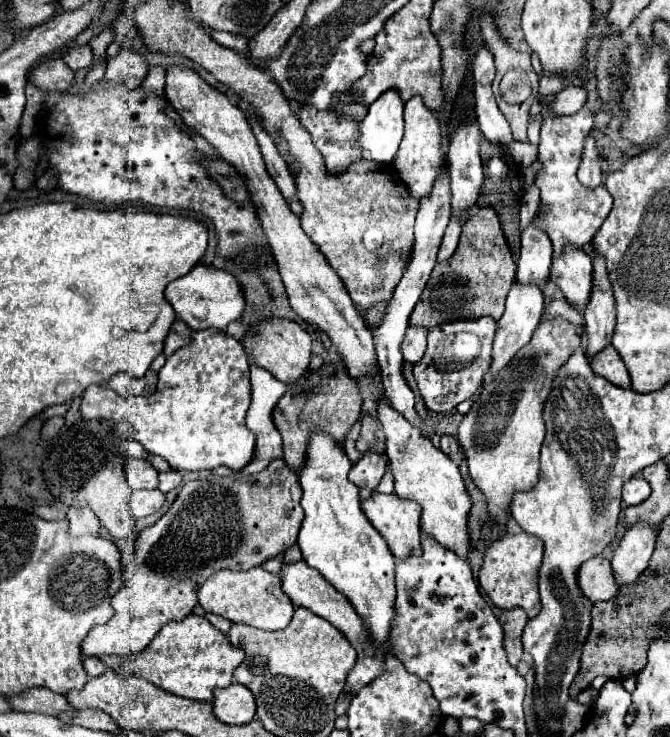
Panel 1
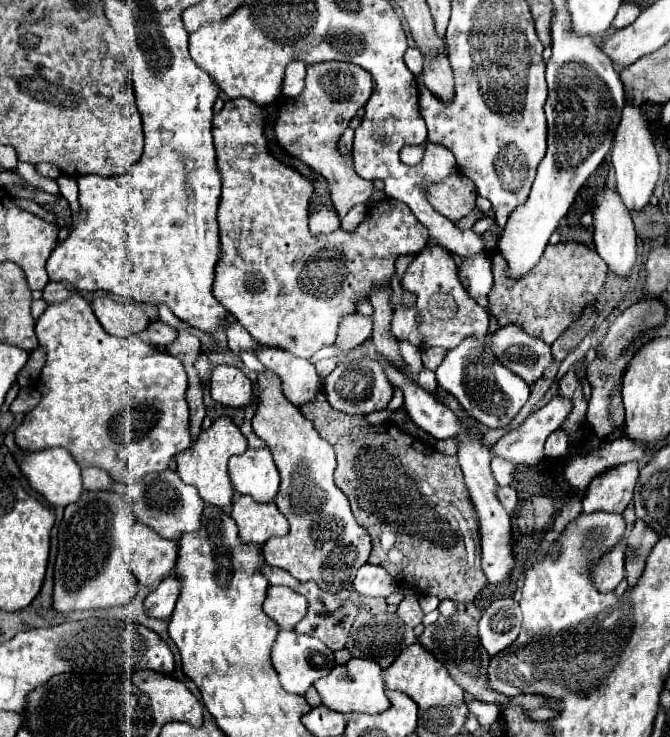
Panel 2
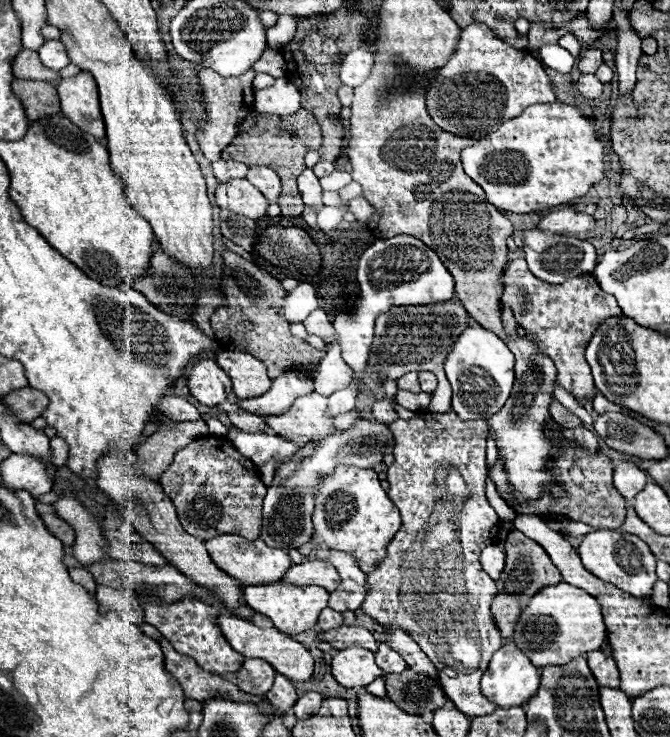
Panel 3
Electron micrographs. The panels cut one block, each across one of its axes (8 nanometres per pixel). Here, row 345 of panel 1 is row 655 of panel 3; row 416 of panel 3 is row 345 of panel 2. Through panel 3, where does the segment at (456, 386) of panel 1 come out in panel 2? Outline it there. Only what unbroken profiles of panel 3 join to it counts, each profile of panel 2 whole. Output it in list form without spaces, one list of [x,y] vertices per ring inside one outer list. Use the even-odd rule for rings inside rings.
[[[442,246],[424,248],[406,268],[406,274],[402,278],[402,288],[416,294],[418,300],[416,300],[416,306],[412,308],[394,310],[392,334],[396,336],[396,340],[408,340],[420,350],[430,346],[452,350],[464,338],[470,338],[470,336],[476,336],[480,342],[486,342],[490,316],[464,290],[458,278],[458,266],[446,248]]]

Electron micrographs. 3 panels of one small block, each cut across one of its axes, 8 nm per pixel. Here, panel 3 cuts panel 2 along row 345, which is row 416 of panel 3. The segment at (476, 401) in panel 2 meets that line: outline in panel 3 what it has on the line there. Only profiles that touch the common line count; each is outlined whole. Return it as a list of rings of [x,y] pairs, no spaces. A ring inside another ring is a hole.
[[[472,322],[458,338],[444,364],[446,376],[452,384],[452,408],[462,420],[490,418],[510,396],[514,384],[514,354],[494,334]]]

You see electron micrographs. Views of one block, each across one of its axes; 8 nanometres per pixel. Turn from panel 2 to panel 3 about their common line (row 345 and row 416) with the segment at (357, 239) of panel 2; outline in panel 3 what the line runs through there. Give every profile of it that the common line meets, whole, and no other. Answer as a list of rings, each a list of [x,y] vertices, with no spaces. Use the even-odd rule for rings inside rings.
[[[310,392],[294,400],[294,404],[284,414],[262,416],[266,426],[286,440],[294,440],[298,446],[310,440],[322,440],[330,432],[338,432],[334,418],[328,414],[328,398]]]

